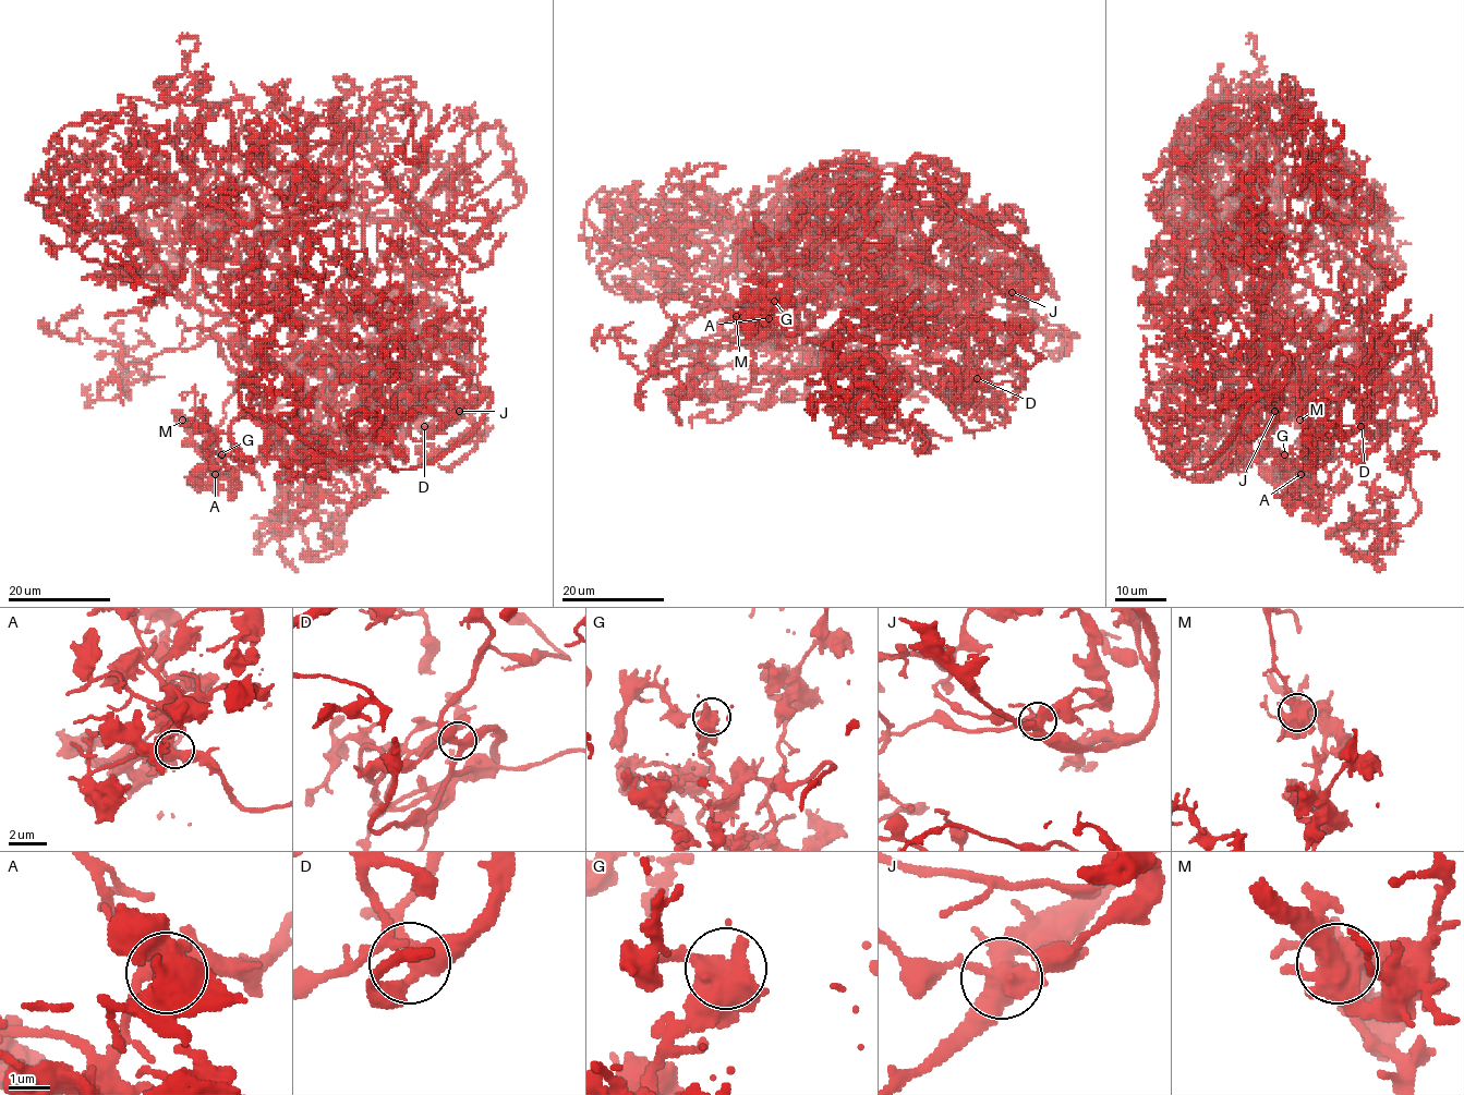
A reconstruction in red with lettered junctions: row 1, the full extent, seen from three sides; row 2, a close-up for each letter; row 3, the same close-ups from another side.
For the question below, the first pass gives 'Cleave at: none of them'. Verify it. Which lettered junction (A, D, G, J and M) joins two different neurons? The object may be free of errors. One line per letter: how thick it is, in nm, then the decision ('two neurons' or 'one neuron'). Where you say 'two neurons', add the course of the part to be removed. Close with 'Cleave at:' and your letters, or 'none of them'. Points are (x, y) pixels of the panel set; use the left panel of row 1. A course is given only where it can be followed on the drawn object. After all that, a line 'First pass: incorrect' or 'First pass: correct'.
A: calibre 440 nm; one neuron
D: calibre 380 nm; one neuron
G: calibre 480 nm; one neuron
J: calibre 500 nm; two neurons; course (459, 411), (491, 392), (467, 437), (435, 460), (394, 469), (380, 457), (329, 454), (268, 416)
M: calibre 550 nm; one neuron
Cleave at: J
First pass: incorrect

